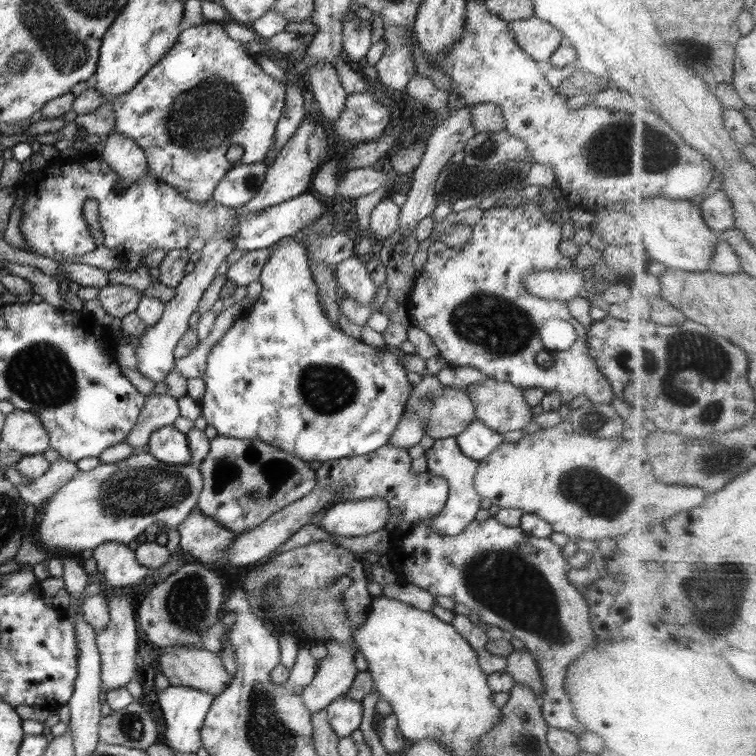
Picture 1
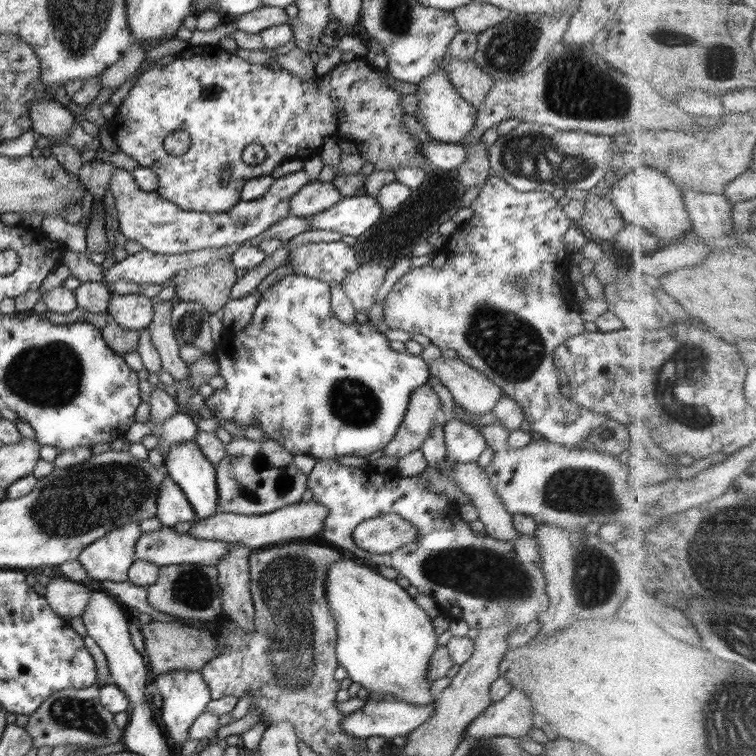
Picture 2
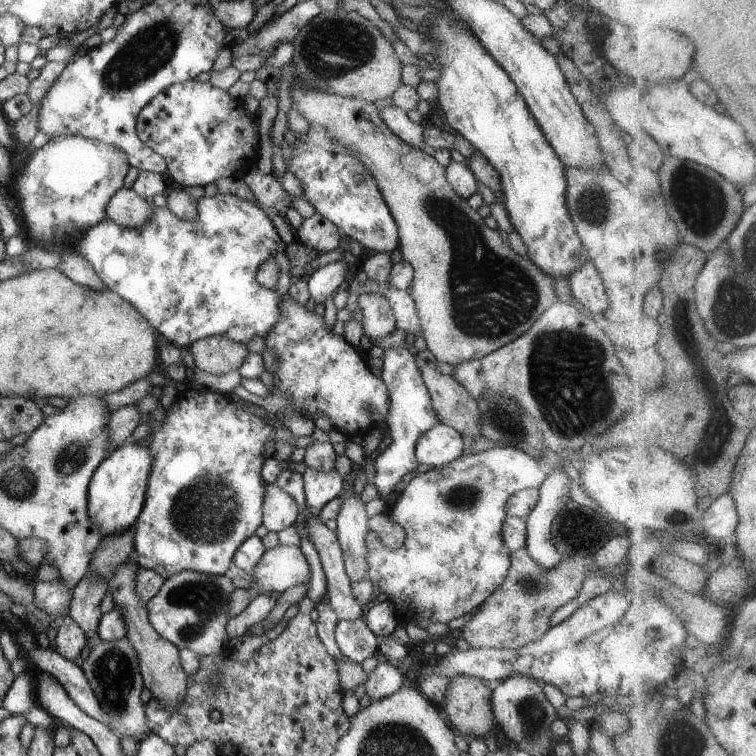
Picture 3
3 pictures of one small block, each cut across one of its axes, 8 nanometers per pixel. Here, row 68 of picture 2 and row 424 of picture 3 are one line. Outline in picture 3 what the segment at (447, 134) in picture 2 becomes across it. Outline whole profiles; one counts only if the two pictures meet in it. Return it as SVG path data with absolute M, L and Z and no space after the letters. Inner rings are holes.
M439 423L418 438L414 453L419 464L438 469L463 456L463 451L462 435L454 428Z

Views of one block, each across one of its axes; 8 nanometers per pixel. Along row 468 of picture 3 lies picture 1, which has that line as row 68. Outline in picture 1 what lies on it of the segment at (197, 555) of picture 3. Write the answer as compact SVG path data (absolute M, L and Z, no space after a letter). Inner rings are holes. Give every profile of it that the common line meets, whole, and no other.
M212 21L203 22L198 26L191 24L184 24L181 33L178 35L178 40L174 46L166 53L161 62L158 62L150 72L138 82L130 92L121 94L112 100L113 109L116 115L114 131L120 131L122 134L128 135L132 140L135 140L144 150L149 172L156 178L166 182L167 185L175 186L179 193L185 194L188 200L204 204L204 202L211 201L216 185L222 180L222 177L237 164L250 164L253 162L262 162L275 144L275 130L276 123L281 117L284 101L286 98L286 83L279 83L274 78L268 76L264 70L259 66L257 57L252 56L243 44L234 40L230 34L225 31L225 28L220 22ZM230 146L242 146L244 149L242 157L236 162L230 162L226 157L226 151Z

